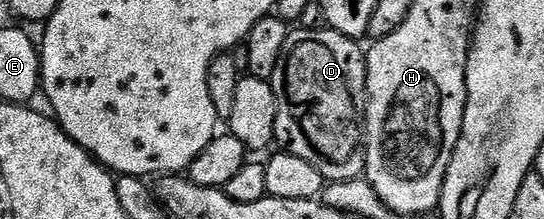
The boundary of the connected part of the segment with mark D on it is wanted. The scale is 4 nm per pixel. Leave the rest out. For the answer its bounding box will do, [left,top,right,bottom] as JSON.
[269,28,367,182]

